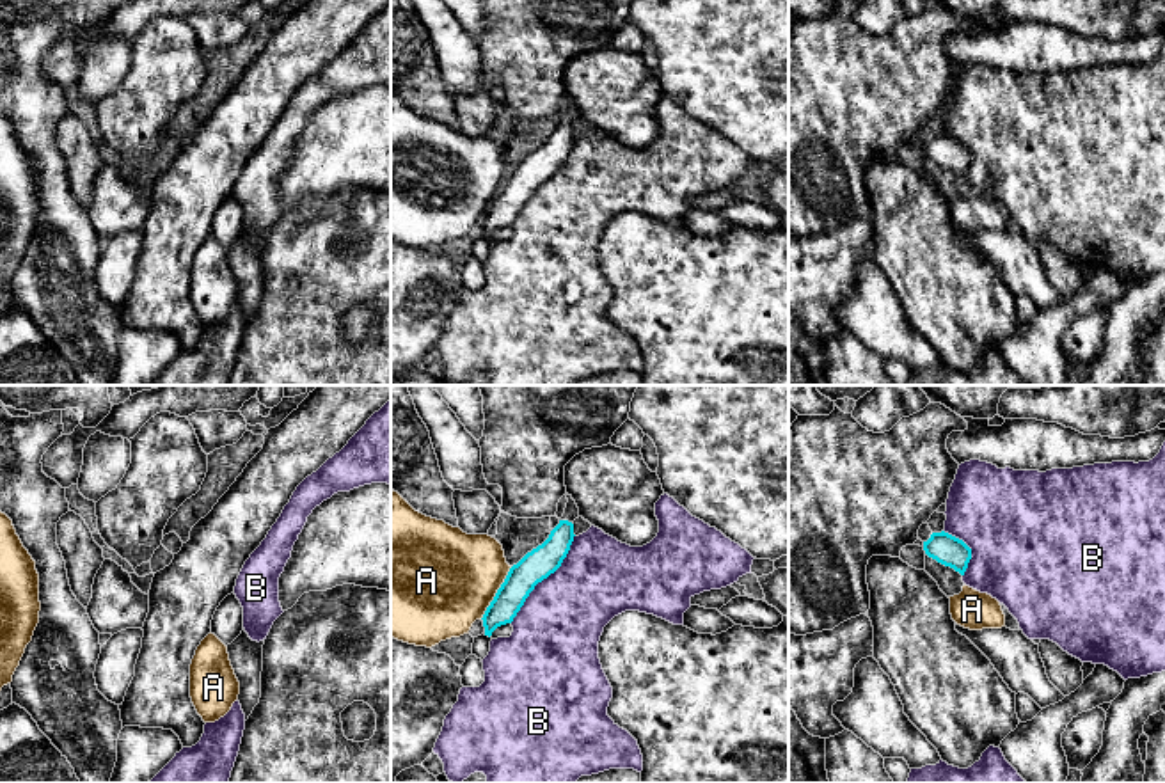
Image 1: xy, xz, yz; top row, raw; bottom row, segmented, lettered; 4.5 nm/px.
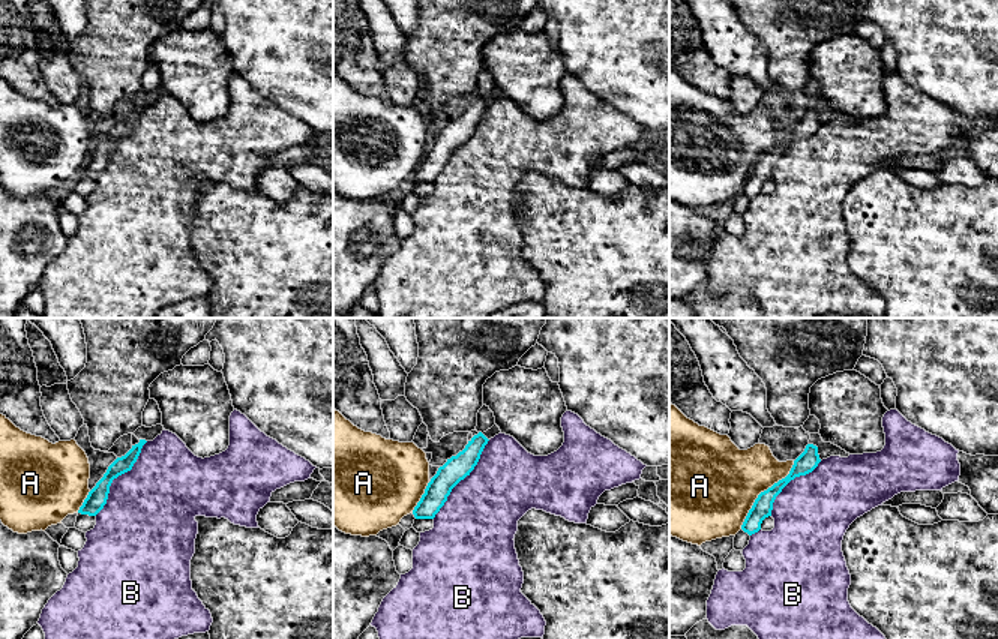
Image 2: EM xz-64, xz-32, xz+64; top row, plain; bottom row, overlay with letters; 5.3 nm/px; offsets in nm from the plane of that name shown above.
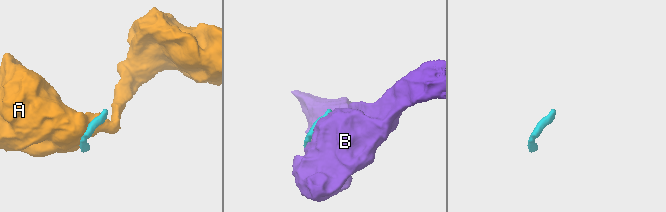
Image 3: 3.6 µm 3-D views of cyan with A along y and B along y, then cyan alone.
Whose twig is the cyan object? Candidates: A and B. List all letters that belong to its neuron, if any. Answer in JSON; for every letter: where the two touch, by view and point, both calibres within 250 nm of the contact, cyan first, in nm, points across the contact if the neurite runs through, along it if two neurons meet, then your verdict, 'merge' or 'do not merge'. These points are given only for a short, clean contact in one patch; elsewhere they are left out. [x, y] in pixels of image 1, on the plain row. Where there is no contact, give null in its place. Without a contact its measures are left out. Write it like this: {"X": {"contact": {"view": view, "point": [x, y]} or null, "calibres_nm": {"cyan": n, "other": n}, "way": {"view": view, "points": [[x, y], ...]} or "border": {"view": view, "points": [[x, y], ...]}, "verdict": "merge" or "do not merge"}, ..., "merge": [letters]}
{"A": {"contact": {"view": "xz", "point": [496, 196]}, "calibres_nm": {"cyan": 140, "other": 480}, "verdict": "do not merge"}, "B": {"contact": {"view": "xz", "point": [544, 180]}, "calibres_nm": {"cyan": 140, "other": 380}, "verdict": "do not merge"}, "merge": []}

